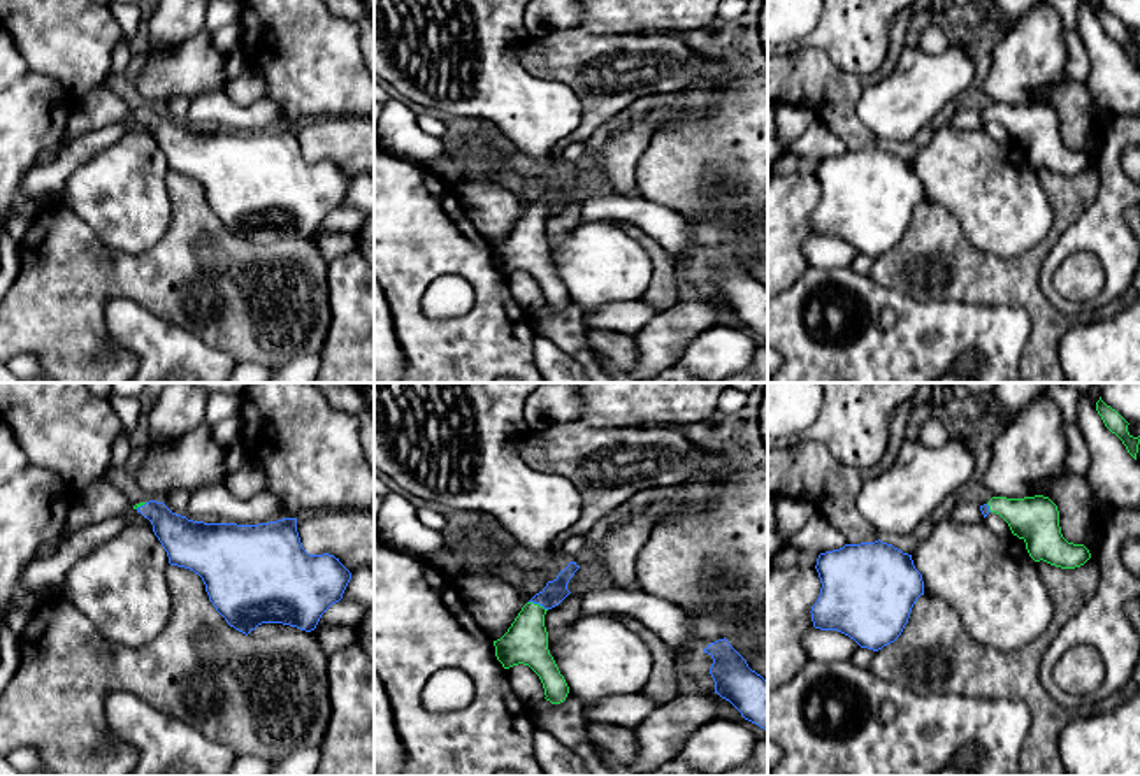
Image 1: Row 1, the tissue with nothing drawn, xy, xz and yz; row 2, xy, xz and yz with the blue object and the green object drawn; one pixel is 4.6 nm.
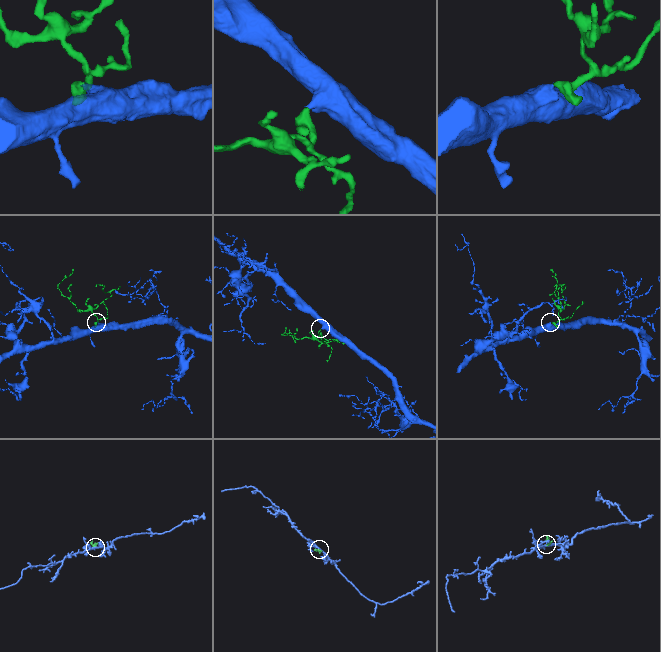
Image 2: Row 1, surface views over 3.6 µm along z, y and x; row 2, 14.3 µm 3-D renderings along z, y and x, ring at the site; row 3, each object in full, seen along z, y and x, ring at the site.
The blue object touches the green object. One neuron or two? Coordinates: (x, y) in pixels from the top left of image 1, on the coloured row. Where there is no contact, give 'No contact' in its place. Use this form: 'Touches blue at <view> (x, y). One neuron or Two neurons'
Touches blue at xz (538, 603). One neuron

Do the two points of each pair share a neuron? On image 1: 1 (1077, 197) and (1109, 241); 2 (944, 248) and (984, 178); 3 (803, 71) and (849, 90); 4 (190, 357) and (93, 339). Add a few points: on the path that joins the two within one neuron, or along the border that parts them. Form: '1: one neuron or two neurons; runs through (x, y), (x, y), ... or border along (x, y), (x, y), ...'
1: two neurons; border along (1095, 167), (1098, 194), (1060, 239)
2: two neurons; border along (924, 199), (940, 204), (963, 236), (988, 251)
3: one neuron; runs through (814, 79), (826, 90), (838, 90)
4: two neurons; border along (109, 301), (106, 308), (108, 343)

